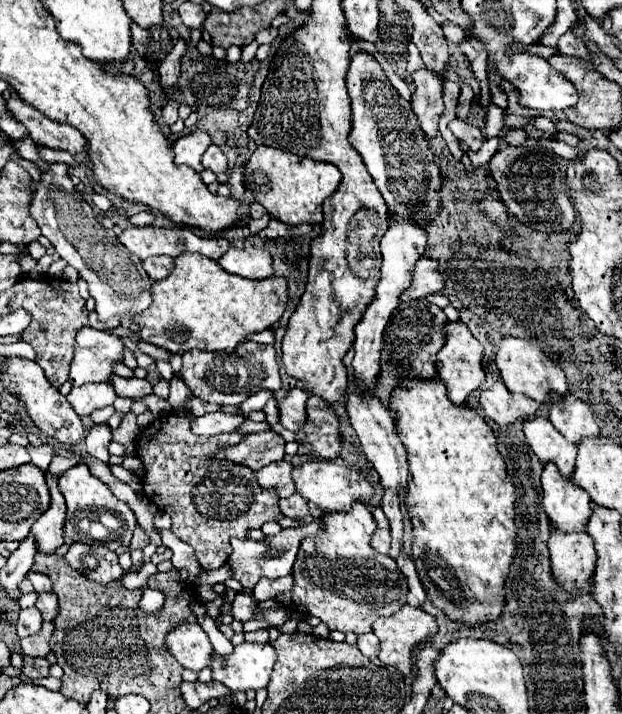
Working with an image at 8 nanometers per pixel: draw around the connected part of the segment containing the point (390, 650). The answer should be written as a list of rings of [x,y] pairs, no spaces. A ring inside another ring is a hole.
[[[405,604],[399,612],[391,614],[391,616],[383,616],[377,622],[373,622],[373,634],[379,638],[379,660],[385,666],[393,666],[399,672],[403,672],[405,676],[413,672],[413,660],[411,660],[411,652],[413,648],[427,636],[433,636],[437,632],[437,622],[433,620],[431,614],[423,612],[421,608],[413,608],[409,604]]]

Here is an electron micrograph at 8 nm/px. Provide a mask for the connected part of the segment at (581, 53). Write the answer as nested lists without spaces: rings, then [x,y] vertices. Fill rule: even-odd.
[[[567,30],[567,32],[559,38],[557,46],[559,46],[559,52],[561,52],[563,56],[575,56],[575,58],[585,58],[585,60],[589,60],[589,52],[587,52],[583,40],[577,40],[577,36],[573,36],[571,30]]]

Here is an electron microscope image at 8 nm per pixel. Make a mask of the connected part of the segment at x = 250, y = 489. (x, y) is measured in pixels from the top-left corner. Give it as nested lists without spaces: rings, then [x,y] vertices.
[[[165,414],[153,420],[151,426],[141,430],[137,456],[145,466],[143,490],[145,496],[173,520],[173,534],[187,542],[195,550],[195,558],[205,570],[217,570],[225,564],[233,536],[247,538],[247,530],[261,528],[269,520],[281,520],[277,508],[277,492],[265,490],[257,484],[255,472],[241,464],[229,464],[211,460],[209,454],[237,444],[243,434],[219,434],[219,436],[195,436],[191,432],[193,416],[181,418],[177,414]]]

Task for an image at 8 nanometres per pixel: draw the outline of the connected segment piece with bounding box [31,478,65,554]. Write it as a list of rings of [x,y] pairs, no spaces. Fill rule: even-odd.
[[[47,478],[51,504],[45,514],[37,518],[31,532],[37,538],[37,548],[43,554],[55,554],[63,544],[63,522],[65,522],[65,498],[57,488],[57,478]]]

